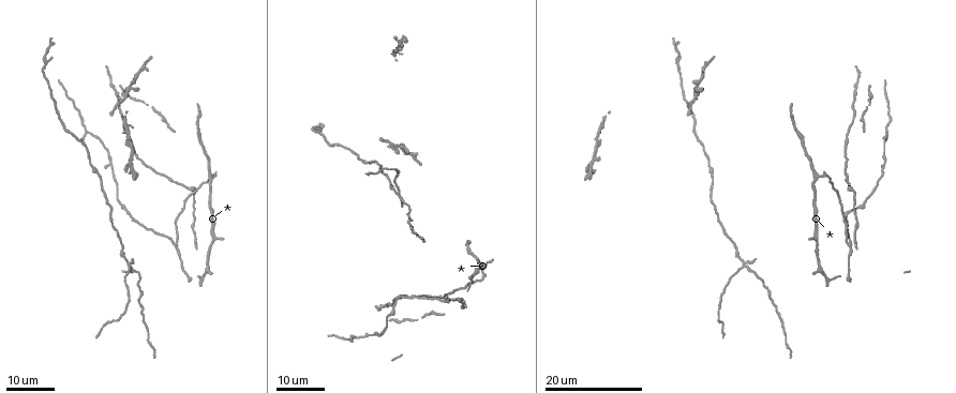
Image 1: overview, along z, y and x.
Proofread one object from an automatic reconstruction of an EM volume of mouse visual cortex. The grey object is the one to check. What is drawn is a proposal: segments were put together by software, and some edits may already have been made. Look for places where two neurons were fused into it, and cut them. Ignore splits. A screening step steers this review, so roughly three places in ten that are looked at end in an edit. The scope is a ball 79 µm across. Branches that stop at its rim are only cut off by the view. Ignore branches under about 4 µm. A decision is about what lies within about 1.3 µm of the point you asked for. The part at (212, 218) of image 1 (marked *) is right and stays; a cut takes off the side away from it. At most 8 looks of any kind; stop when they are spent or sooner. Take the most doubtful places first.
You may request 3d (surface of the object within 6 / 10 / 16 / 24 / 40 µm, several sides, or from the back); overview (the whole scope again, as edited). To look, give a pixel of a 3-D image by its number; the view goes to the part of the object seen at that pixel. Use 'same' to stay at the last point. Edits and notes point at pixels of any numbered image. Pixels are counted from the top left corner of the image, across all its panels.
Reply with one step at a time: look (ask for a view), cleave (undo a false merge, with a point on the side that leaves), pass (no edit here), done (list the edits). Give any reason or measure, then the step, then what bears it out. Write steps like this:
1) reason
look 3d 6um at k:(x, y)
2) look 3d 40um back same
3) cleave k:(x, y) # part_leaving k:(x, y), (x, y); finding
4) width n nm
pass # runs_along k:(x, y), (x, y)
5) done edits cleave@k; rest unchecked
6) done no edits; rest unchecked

thin arm on a thick one
look 3d 24um at 1:(127, 263)

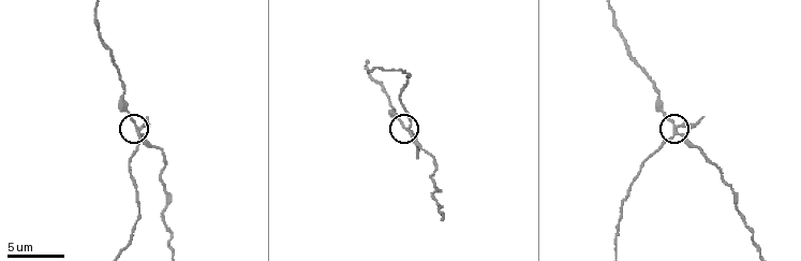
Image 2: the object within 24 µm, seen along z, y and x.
closer look
look 3d 10um at 2:(675, 134)

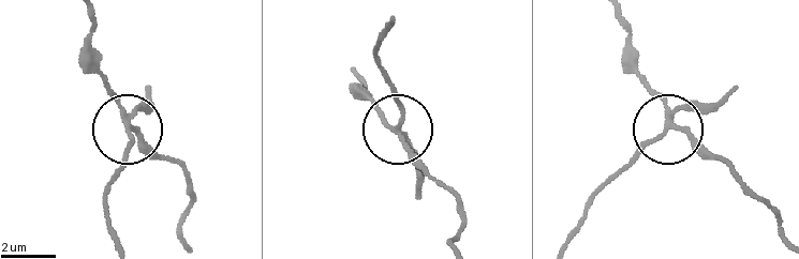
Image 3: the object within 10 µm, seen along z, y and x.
look 3d 10um back at 3:(666, 126)

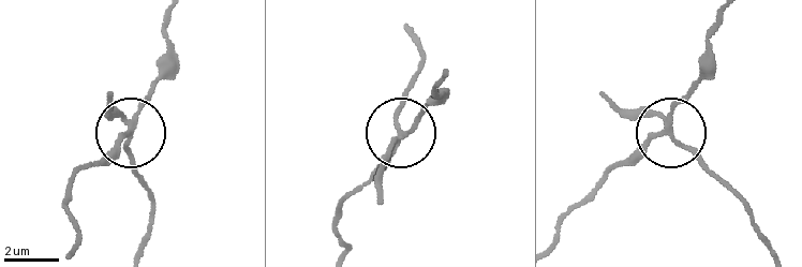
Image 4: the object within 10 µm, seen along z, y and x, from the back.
arms 4
cleave 4:(112, 117) # part_leaving 4:(131, 132), (131, 160), (151, 202), (151, 228), (139, 250); a second neuron is stuck on

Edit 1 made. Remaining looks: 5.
redraw
look overview

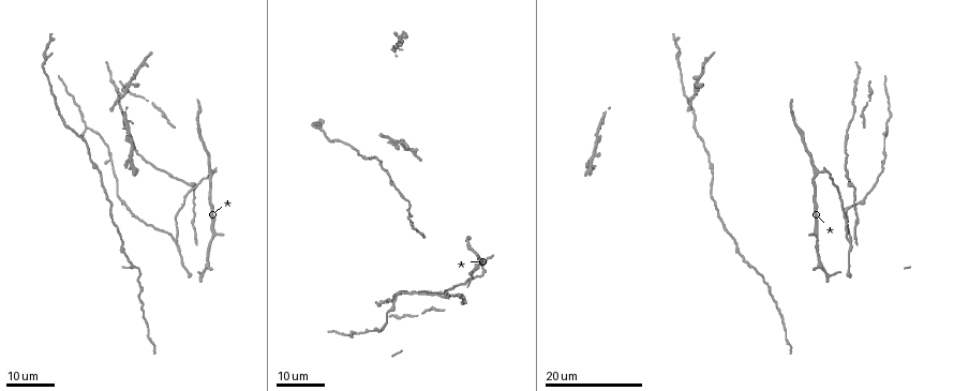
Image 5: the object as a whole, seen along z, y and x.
two arms in line, one across
look 3d 16um at 5:(851, 242)

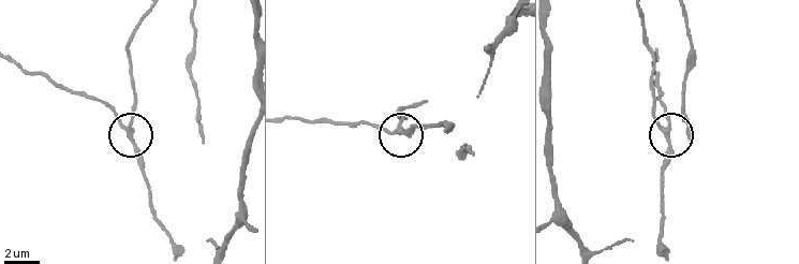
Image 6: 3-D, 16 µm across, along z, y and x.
closer look
look 3d 10um at 6:(394, 132)

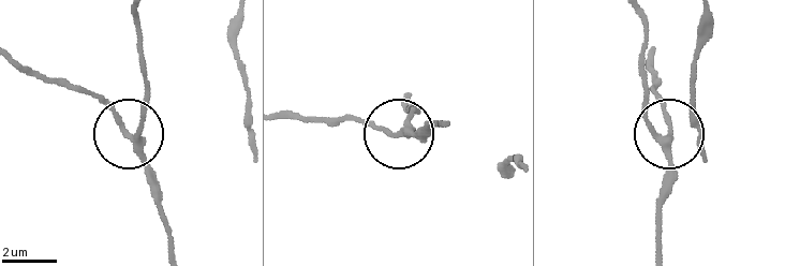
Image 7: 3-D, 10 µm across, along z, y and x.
pass # runs_along 7:(139, 21), (146, 112), (128, 138), (158, 185); continuous, no second neuron

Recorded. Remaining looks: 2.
three-way junction
look 3d 16um at 5:(697, 77)

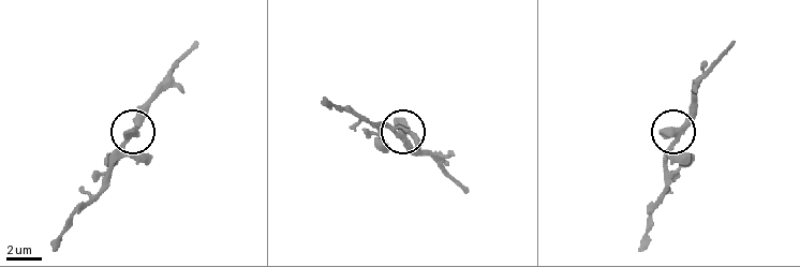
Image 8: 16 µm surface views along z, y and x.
look 3d 6um at 8:(403, 134)

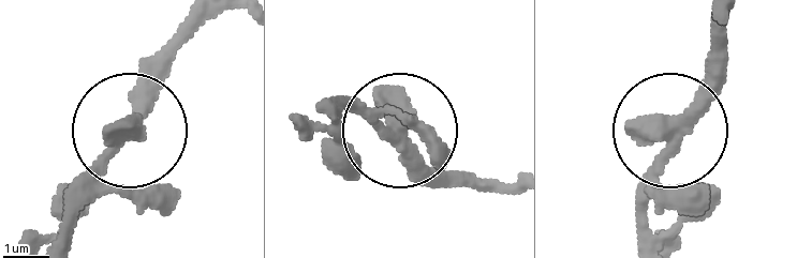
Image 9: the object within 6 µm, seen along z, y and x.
arms 3
pass # all the same neuron

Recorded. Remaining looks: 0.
done edits cleave@4; rest unchecked

